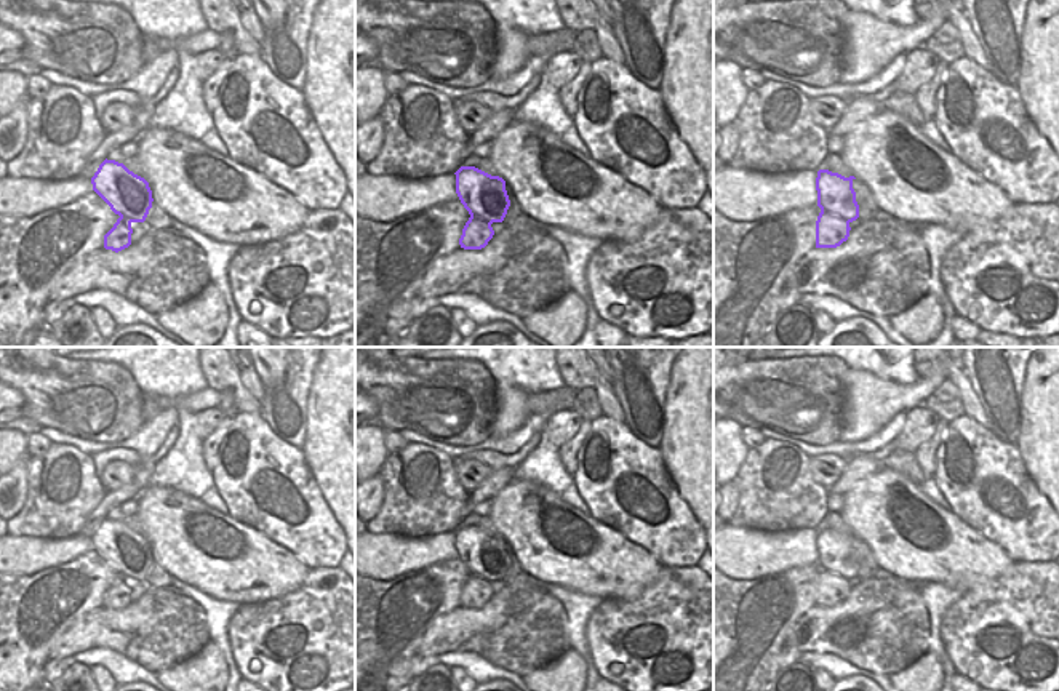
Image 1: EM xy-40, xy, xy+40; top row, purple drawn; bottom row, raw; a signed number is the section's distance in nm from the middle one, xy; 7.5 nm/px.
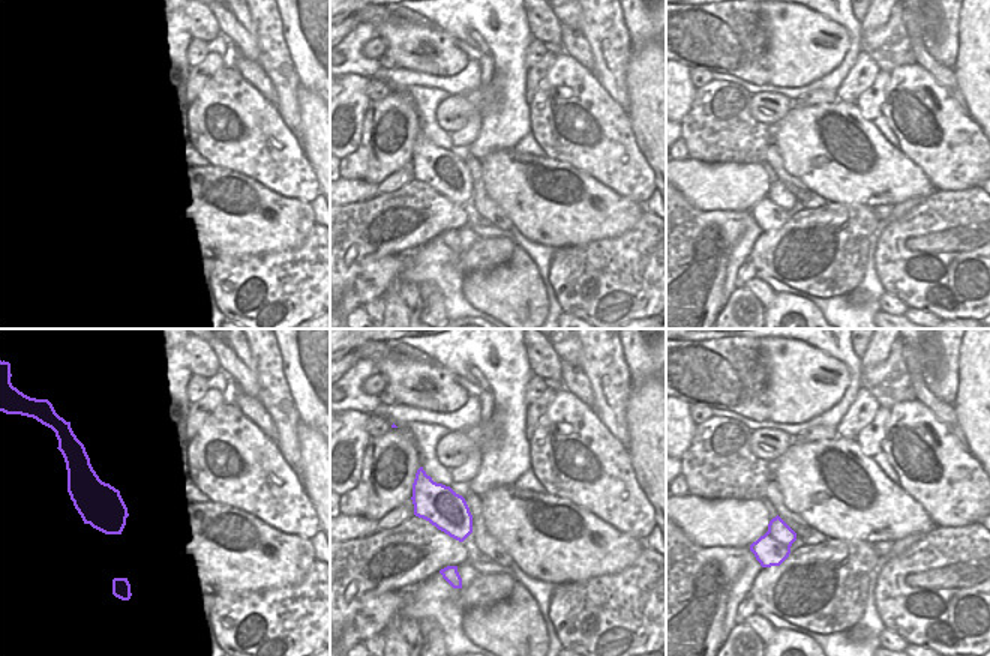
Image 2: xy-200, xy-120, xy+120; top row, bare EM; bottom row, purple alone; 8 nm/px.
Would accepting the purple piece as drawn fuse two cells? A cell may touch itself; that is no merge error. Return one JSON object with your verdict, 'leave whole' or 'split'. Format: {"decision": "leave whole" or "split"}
{"decision": "leave whole"}

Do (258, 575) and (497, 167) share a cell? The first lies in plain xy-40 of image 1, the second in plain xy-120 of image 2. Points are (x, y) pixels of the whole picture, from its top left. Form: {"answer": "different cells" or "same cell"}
{"answer": "same cell"}

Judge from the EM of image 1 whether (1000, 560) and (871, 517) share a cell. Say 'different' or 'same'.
same

